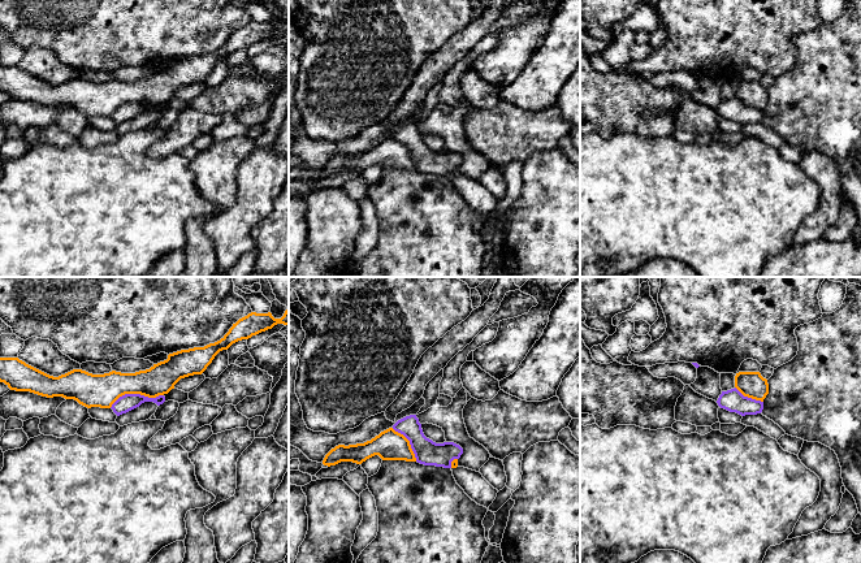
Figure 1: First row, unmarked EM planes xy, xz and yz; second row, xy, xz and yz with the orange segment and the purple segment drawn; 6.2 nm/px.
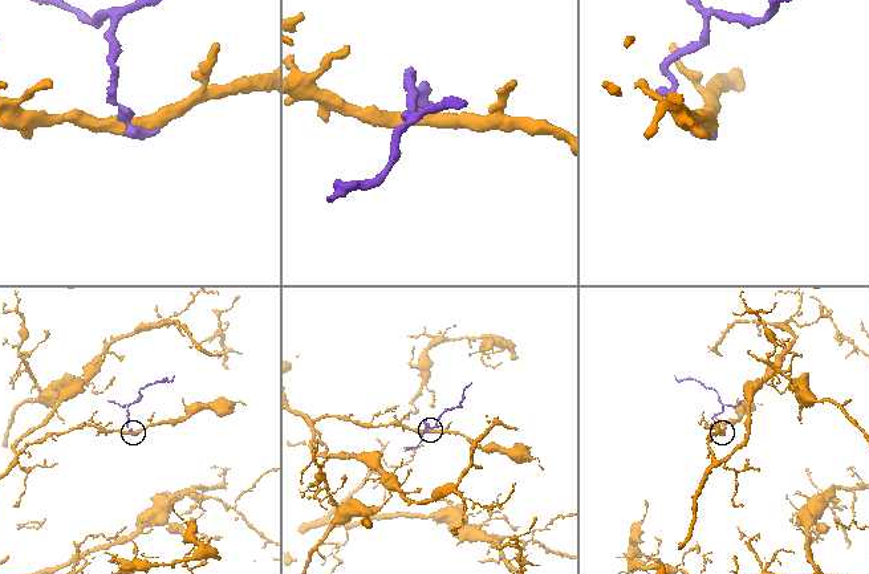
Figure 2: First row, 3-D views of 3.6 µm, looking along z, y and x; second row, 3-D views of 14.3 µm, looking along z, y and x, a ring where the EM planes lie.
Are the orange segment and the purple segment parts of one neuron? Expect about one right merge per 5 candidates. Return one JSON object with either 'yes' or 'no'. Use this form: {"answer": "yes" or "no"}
{"answer": "no"}

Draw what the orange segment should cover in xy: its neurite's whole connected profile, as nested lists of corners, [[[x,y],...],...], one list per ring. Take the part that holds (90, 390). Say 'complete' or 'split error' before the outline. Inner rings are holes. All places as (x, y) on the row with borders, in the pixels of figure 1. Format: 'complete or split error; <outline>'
complete; [[[289,307],[281,319],[274,319],[271,312],[251,312],[233,324],[220,341],[204,347],[169,354],[166,360],[135,373],[112,371],[92,374],[73,369],[53,377],[18,358],[0,358],[0,382],[16,391],[74,399],[87,408],[111,408],[125,394],[140,394],[148,398],[168,394],[181,378],[202,374],[220,351],[228,350],[238,341],[272,329],[277,324],[289,325]]]

